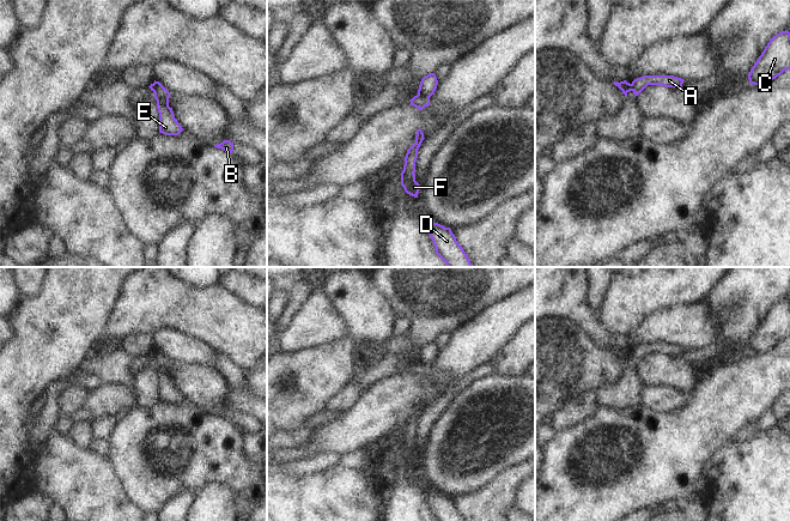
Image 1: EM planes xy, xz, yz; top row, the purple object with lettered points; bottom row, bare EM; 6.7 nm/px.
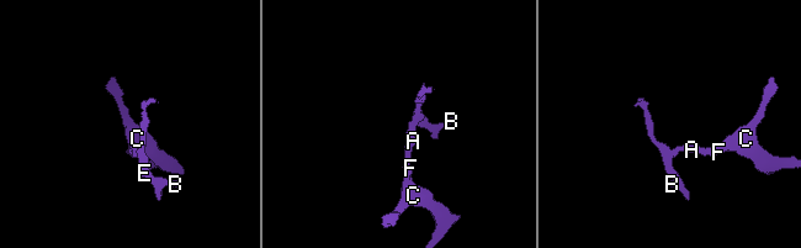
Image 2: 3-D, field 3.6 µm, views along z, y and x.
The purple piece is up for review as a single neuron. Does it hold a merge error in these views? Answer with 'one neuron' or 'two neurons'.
two neurons

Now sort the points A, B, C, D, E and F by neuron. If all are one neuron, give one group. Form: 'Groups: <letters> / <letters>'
Groups: A C D F / B E

